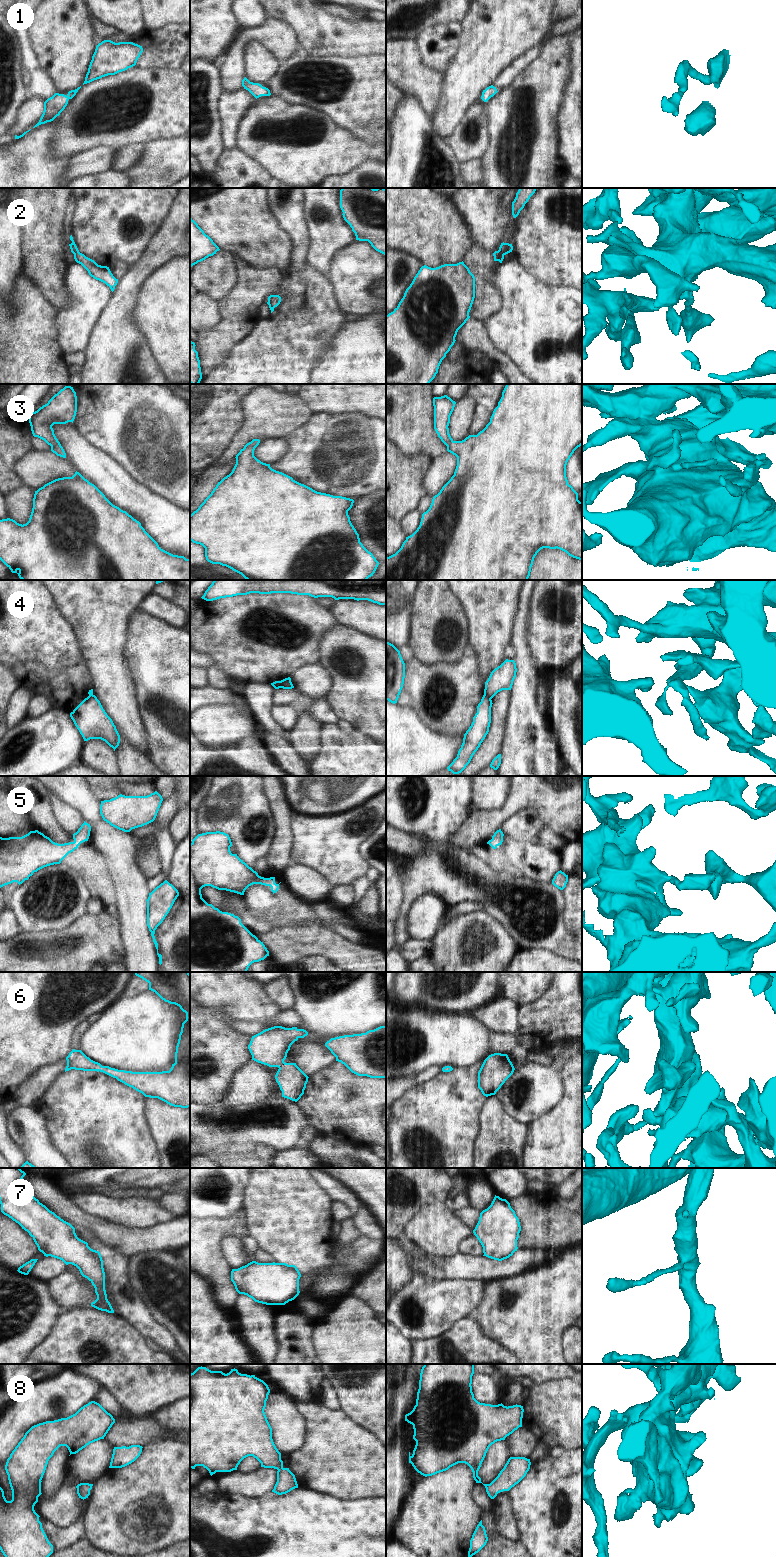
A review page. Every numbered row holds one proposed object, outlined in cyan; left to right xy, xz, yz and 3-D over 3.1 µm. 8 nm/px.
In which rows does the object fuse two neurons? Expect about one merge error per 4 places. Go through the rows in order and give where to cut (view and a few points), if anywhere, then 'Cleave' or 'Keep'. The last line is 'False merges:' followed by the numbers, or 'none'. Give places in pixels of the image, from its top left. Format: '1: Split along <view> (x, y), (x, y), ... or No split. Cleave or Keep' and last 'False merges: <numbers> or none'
1: No split. Keep
2: No split. Keep
3: No split. Keep
4: Split along yz (484, 694), (491, 698). Cleave
5: No split. Keep
6: No split. Keep
7: No split. Keep
8: No split. Keep
False merges: 4.

